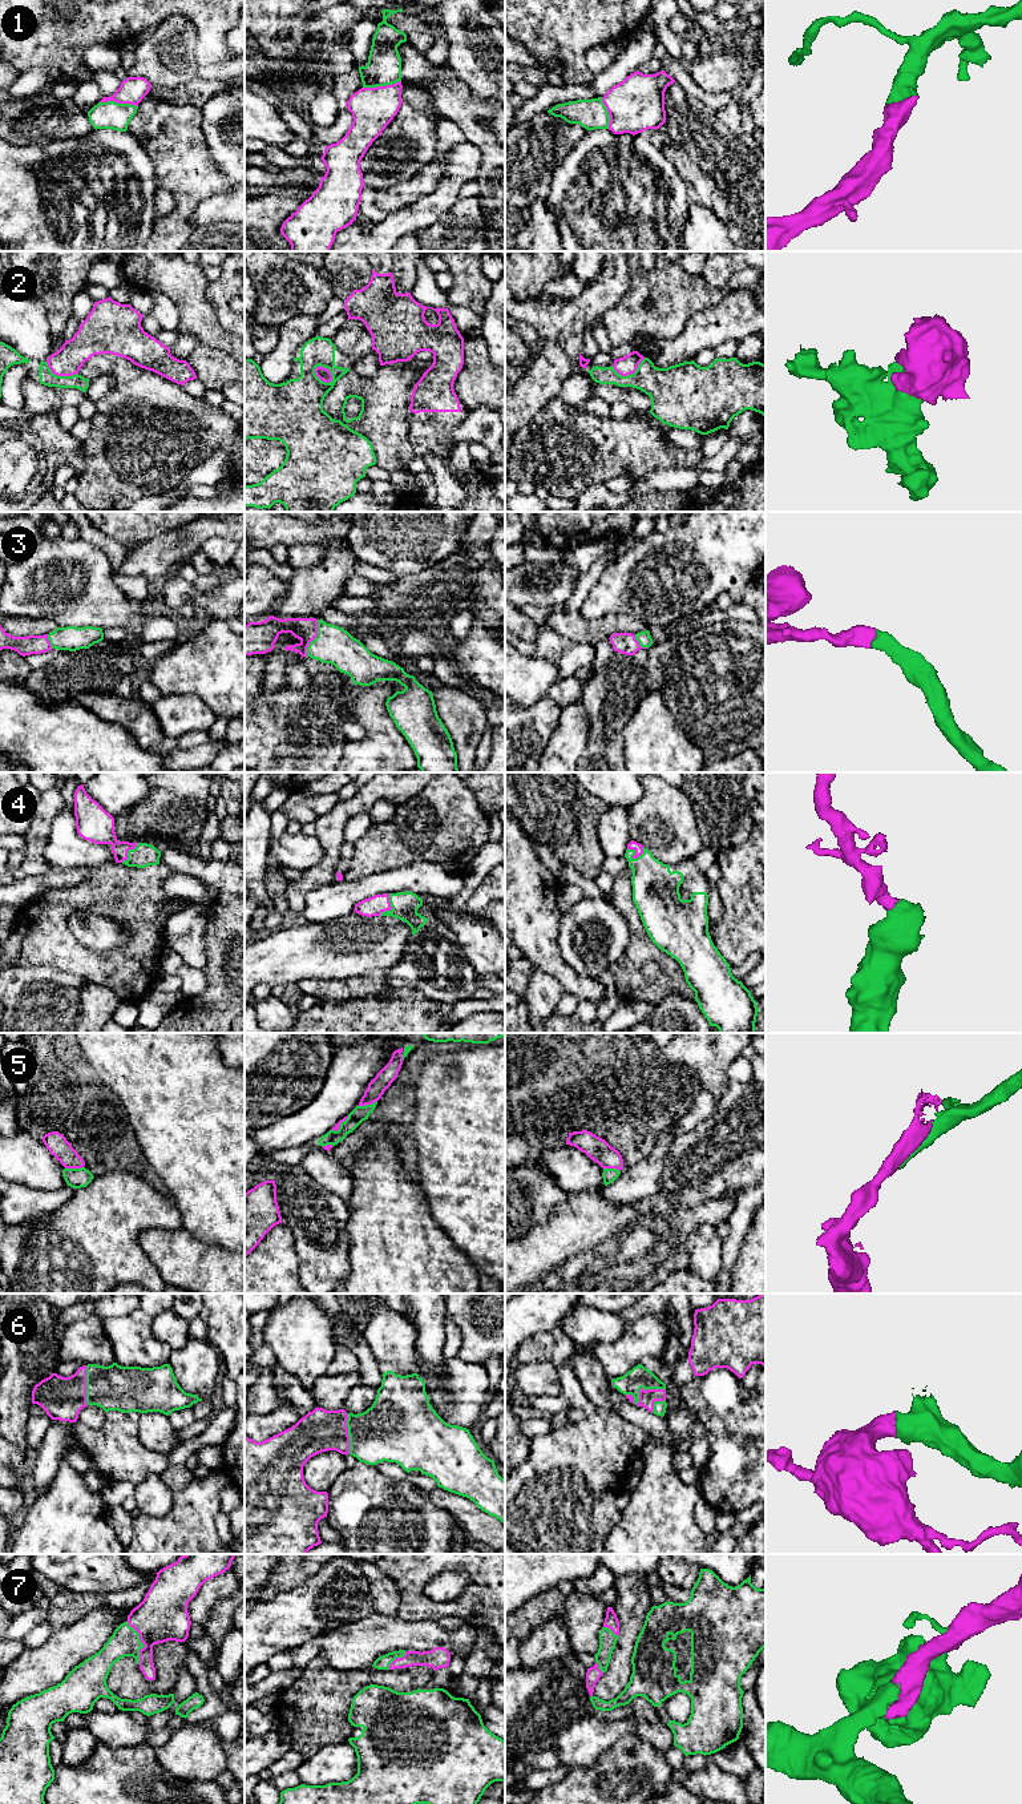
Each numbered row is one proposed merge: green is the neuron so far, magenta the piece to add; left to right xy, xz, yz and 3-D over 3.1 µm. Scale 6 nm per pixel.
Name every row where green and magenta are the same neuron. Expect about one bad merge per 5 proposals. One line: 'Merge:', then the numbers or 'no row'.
Merge: 1, 3, 4, 6, 7

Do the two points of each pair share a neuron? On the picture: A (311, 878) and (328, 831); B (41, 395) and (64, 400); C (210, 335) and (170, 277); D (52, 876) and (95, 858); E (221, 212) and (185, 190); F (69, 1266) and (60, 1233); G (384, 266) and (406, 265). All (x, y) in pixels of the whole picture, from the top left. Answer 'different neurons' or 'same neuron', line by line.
A: same neuron
B: same neuron
C: same neuron
D: different neurons
E: different neurons
F: same neuron
G: different neurons

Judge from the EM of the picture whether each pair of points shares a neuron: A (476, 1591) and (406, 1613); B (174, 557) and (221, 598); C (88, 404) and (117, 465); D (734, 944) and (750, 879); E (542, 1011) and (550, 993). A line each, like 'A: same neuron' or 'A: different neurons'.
A: same neuron
B: different neurons
C: different neurons
D: same neuron
E: same neuron

